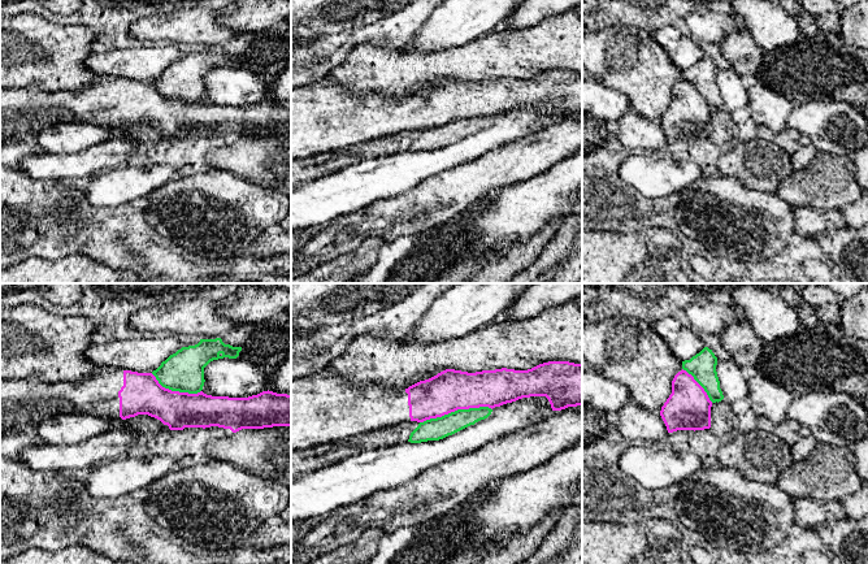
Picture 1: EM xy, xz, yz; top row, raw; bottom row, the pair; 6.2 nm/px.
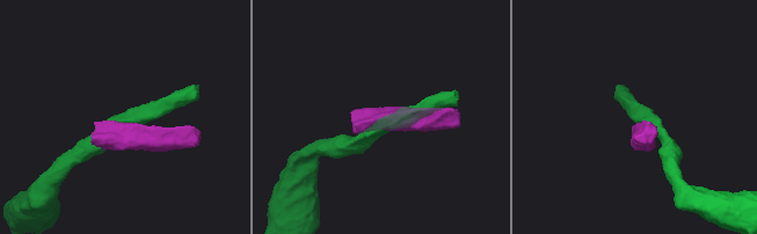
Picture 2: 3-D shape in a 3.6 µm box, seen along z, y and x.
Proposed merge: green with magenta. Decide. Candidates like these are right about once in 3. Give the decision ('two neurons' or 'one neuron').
two neurons

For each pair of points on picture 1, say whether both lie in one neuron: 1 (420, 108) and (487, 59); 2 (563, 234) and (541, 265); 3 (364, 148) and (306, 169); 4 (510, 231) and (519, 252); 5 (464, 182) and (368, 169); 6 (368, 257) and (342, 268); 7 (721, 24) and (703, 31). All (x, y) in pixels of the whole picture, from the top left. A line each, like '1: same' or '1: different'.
1: different
2: same
3: same
4: different
5: different
6: same
7: same

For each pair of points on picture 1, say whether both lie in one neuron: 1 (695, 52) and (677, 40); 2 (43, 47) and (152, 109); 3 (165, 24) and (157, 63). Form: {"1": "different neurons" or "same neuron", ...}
{"1": "same neuron", "2": "different neurons", "3": "different neurons"}

